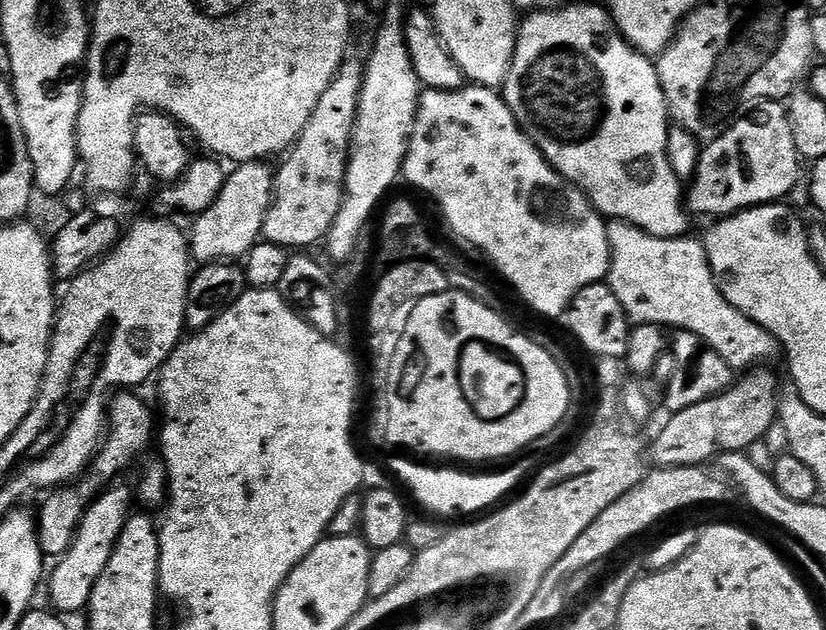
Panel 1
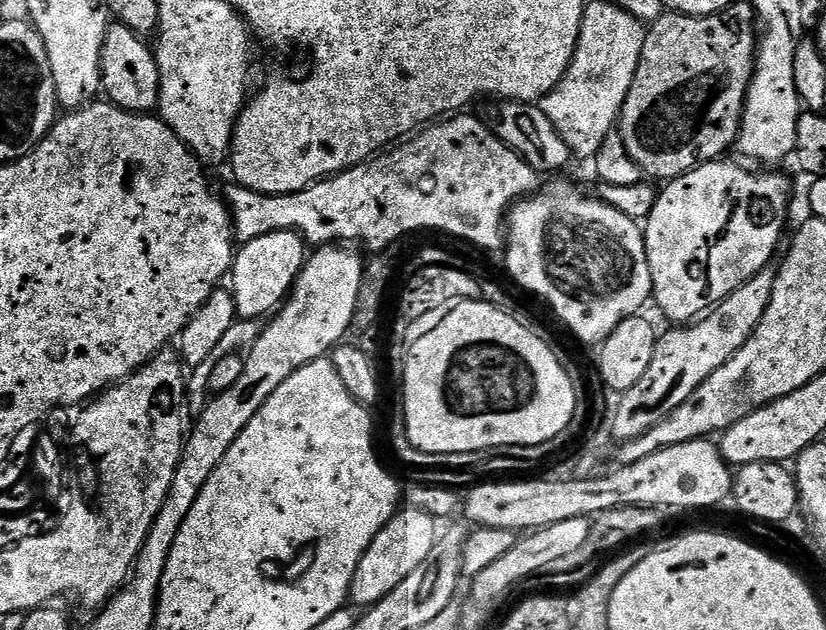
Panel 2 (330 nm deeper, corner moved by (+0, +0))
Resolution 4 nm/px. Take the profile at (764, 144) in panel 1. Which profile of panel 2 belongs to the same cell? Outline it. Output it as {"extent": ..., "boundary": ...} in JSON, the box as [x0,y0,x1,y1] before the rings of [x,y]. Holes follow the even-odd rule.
{"extent":[642,158,788,326],"boundary":[[[729,158],[711,160],[709,164],[700,164],[694,170],[682,174],[677,180],[669,180],[659,189],[654,210],[650,210],[647,220],[643,221],[642,231],[644,233],[644,249],[646,258],[650,266],[652,275],[652,296],[654,304],[664,311],[664,316],[668,322],[675,322],[683,326],[697,318],[705,315],[709,310],[720,304],[733,292],[738,290],[750,278],[758,275],[762,269],[769,267],[773,263],[772,255],[776,252],[776,247],[780,244],[780,239],[784,236],[784,223],[788,220],[788,180],[784,176],[779,176],[776,170],[760,170],[764,172],[751,172],[748,168],[743,168],[740,164],[735,164]]]}

